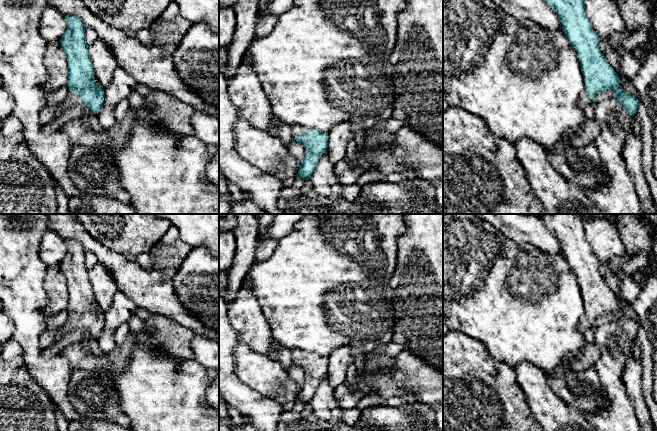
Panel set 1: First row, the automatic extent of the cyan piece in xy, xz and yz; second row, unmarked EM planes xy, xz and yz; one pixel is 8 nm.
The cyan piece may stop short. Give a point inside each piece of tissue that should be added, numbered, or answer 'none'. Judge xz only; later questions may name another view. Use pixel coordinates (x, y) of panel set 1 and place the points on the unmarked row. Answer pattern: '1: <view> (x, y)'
1: xz (296, 354)

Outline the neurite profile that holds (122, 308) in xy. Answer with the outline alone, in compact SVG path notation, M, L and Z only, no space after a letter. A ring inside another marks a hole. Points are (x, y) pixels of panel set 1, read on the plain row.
M117 290L110 308L104 313L104 326L98 343L103 353L110 353L116 348L115 330L136 314L138 306L122 291Z

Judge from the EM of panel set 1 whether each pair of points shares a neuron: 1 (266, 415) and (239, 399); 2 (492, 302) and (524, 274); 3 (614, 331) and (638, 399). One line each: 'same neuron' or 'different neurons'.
1: same neuron
2: same neuron
3: different neurons

